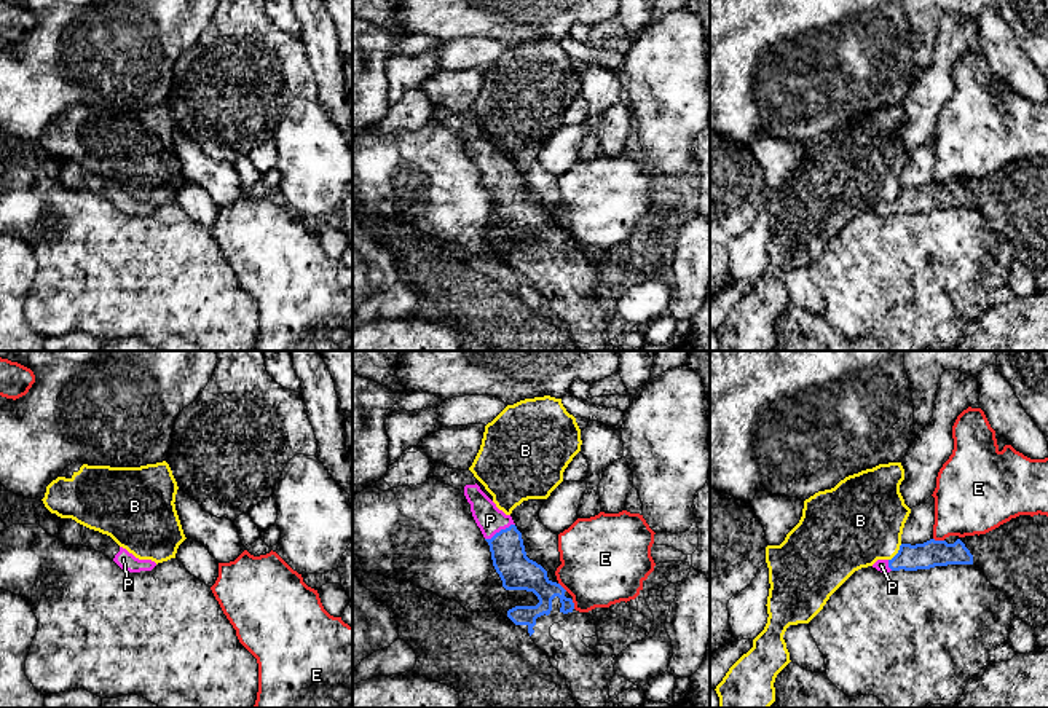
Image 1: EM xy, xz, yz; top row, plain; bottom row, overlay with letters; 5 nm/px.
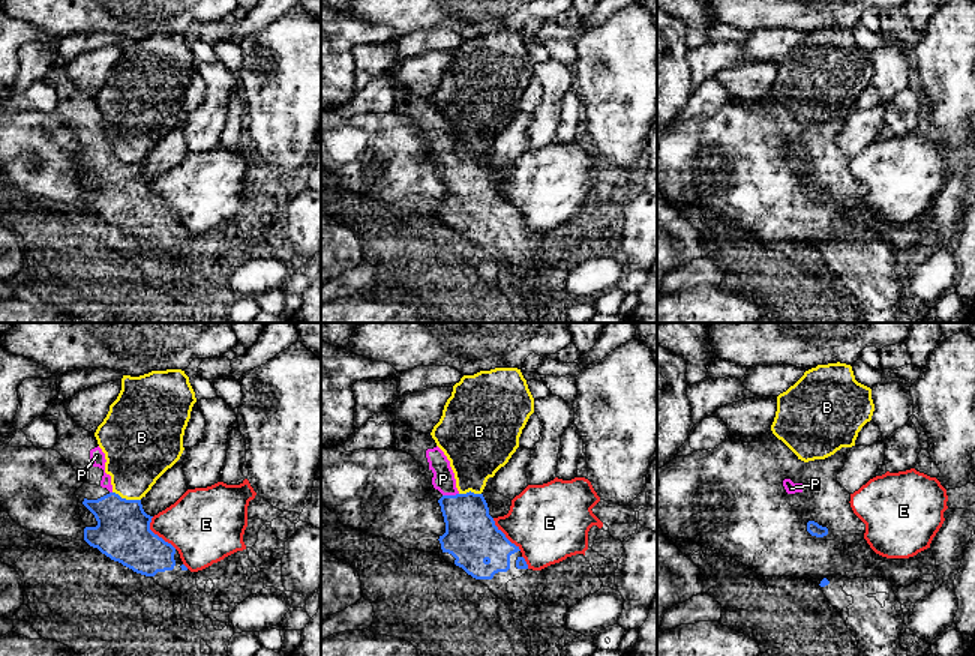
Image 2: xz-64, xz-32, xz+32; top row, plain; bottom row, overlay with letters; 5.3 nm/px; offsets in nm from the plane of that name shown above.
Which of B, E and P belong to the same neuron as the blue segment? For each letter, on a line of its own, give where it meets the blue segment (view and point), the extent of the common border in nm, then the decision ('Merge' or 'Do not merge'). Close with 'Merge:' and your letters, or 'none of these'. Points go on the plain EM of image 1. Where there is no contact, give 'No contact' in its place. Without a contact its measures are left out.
B: Touches blue at yz (898, 195). Shared border 110 nm. Do not merge
E: Touches blue at yz (938, 184). Shared border 60 nm. Do not merge
P: Touches blue at xz (501, 173). Shared border 170 nm. Merge
Merge: P

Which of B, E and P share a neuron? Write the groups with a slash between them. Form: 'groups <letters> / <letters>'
groups B / E / P

